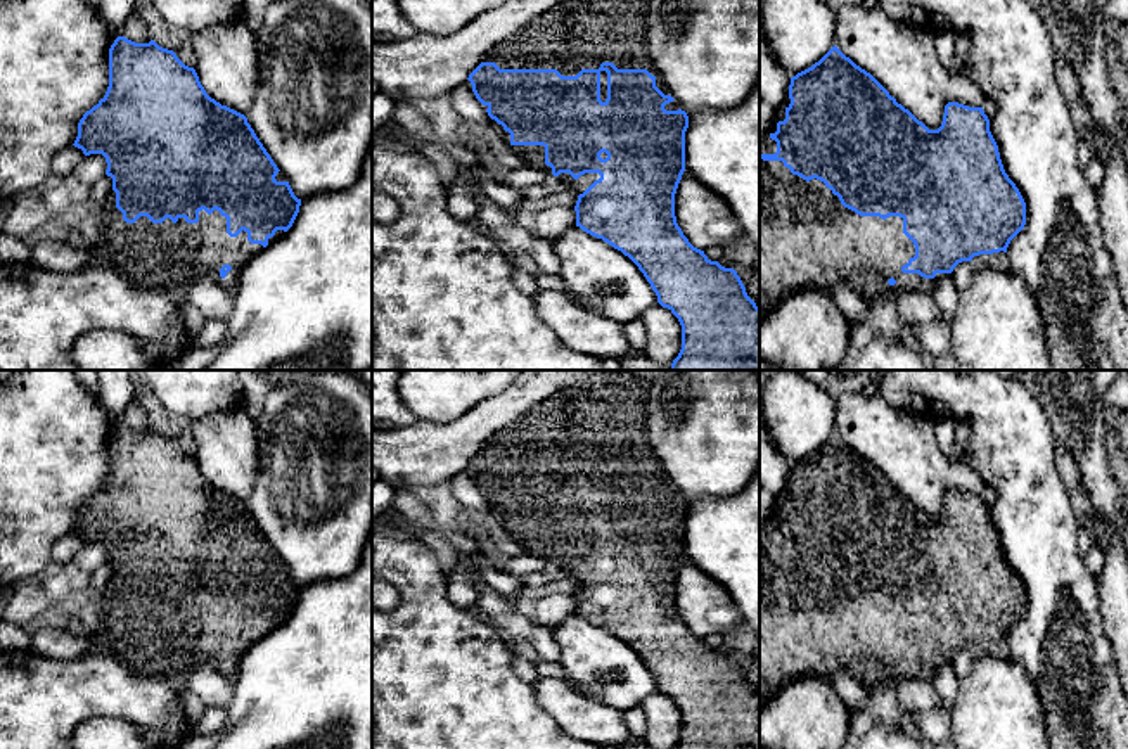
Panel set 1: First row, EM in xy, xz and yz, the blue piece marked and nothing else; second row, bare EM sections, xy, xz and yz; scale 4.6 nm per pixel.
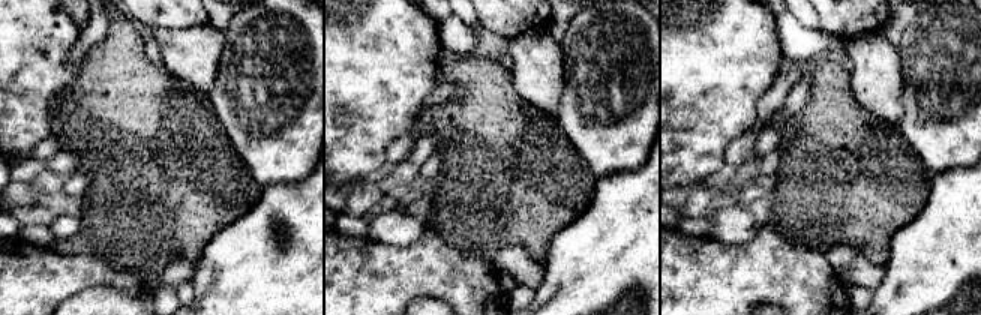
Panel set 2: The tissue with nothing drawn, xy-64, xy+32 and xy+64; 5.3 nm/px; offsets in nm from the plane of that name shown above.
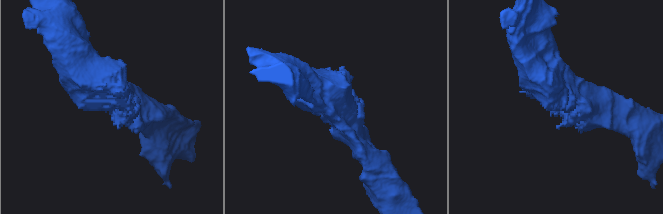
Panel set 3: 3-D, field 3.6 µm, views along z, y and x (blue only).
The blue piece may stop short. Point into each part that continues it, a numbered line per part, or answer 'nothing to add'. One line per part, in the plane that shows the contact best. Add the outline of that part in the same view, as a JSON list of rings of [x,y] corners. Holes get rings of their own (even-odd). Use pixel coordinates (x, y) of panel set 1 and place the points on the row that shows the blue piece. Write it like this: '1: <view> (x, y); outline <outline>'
1: xz (575, 35); outline [[[566,0],[495,45],[483,62],[557,69],[562,76],[612,62],[618,69],[647,69],[670,95],[647,52],[645,9],[645,0]]]

